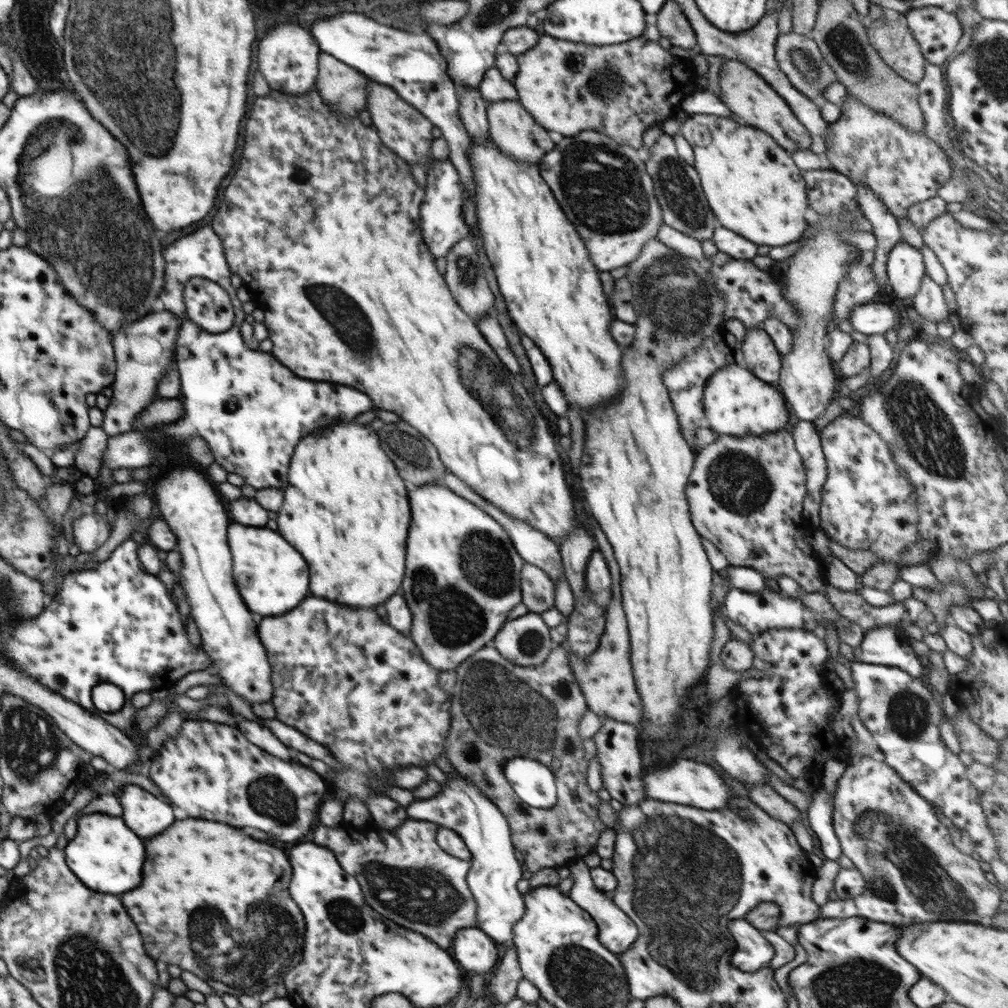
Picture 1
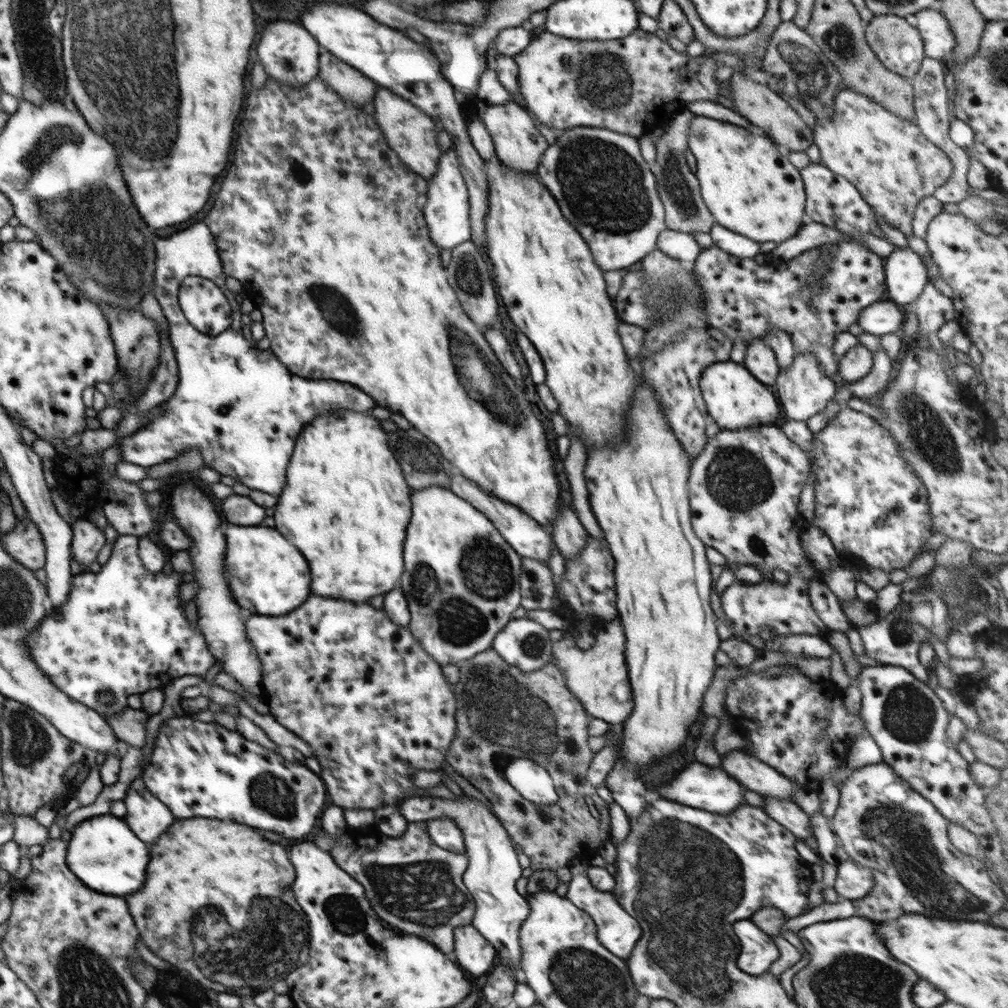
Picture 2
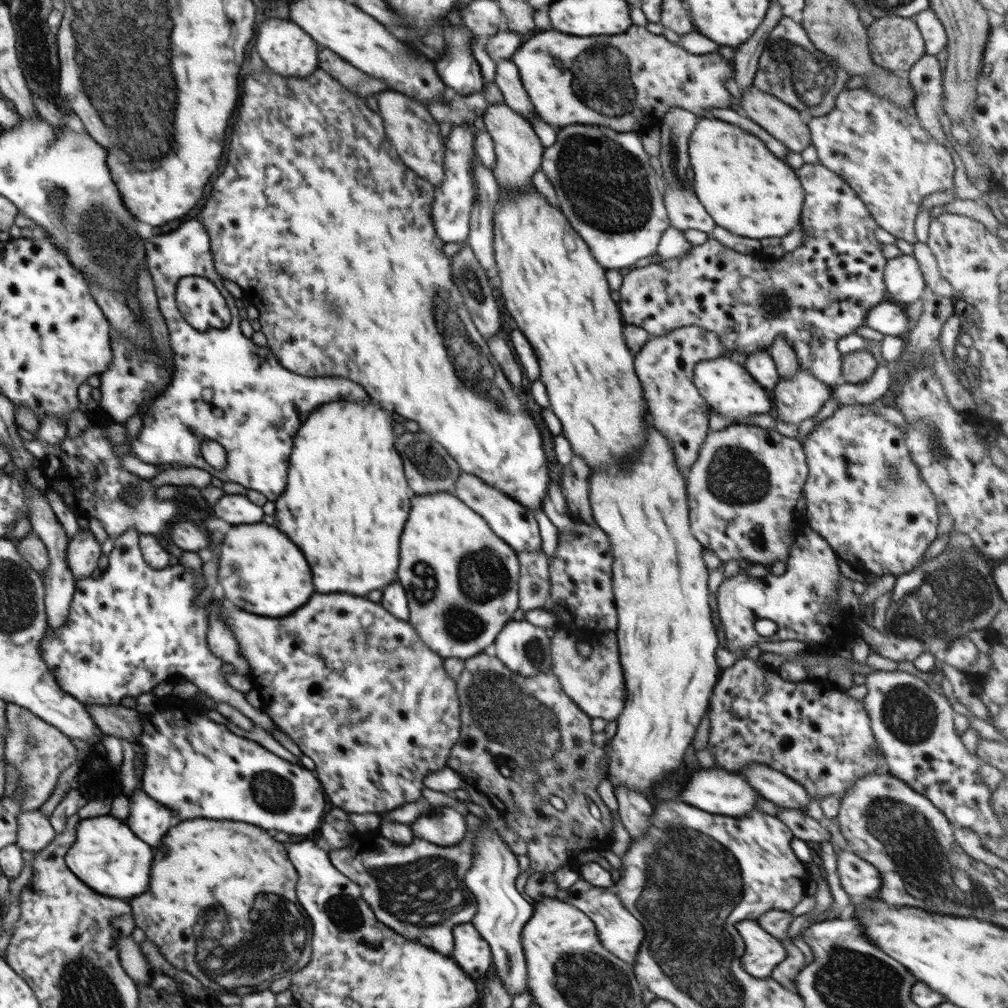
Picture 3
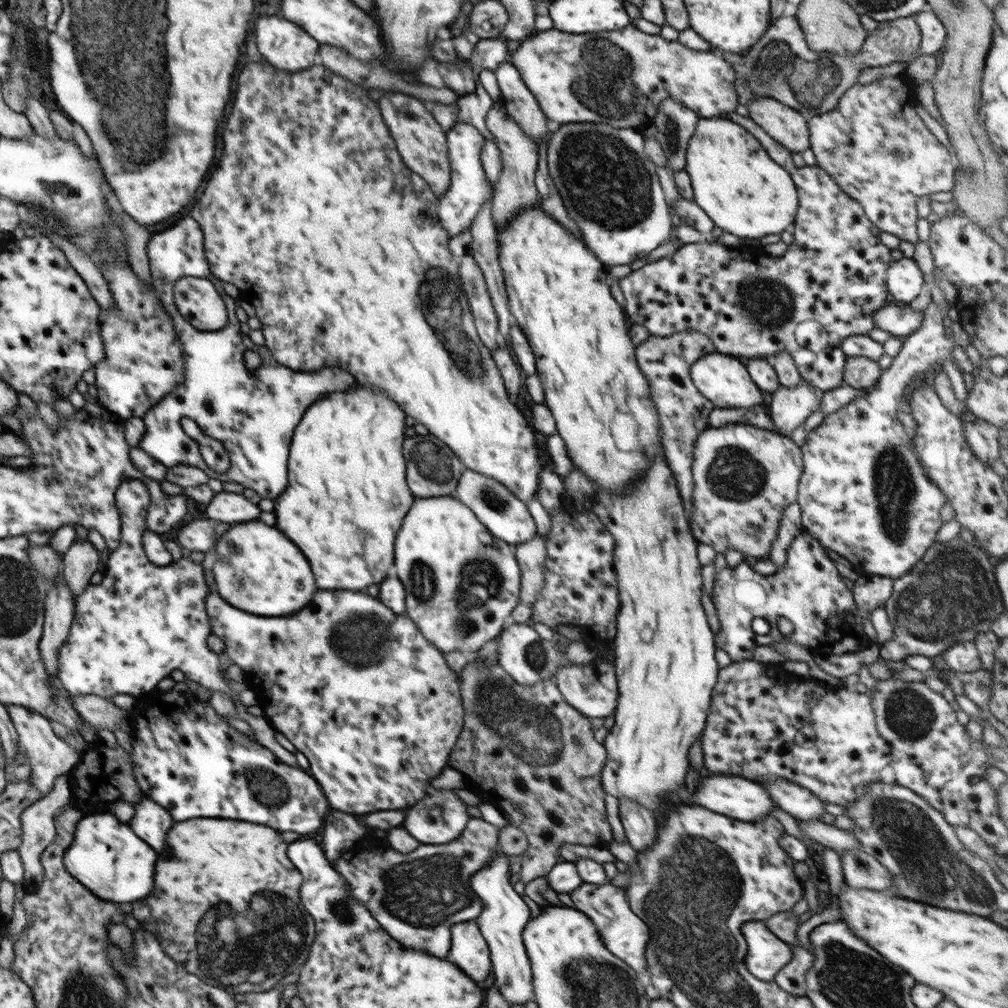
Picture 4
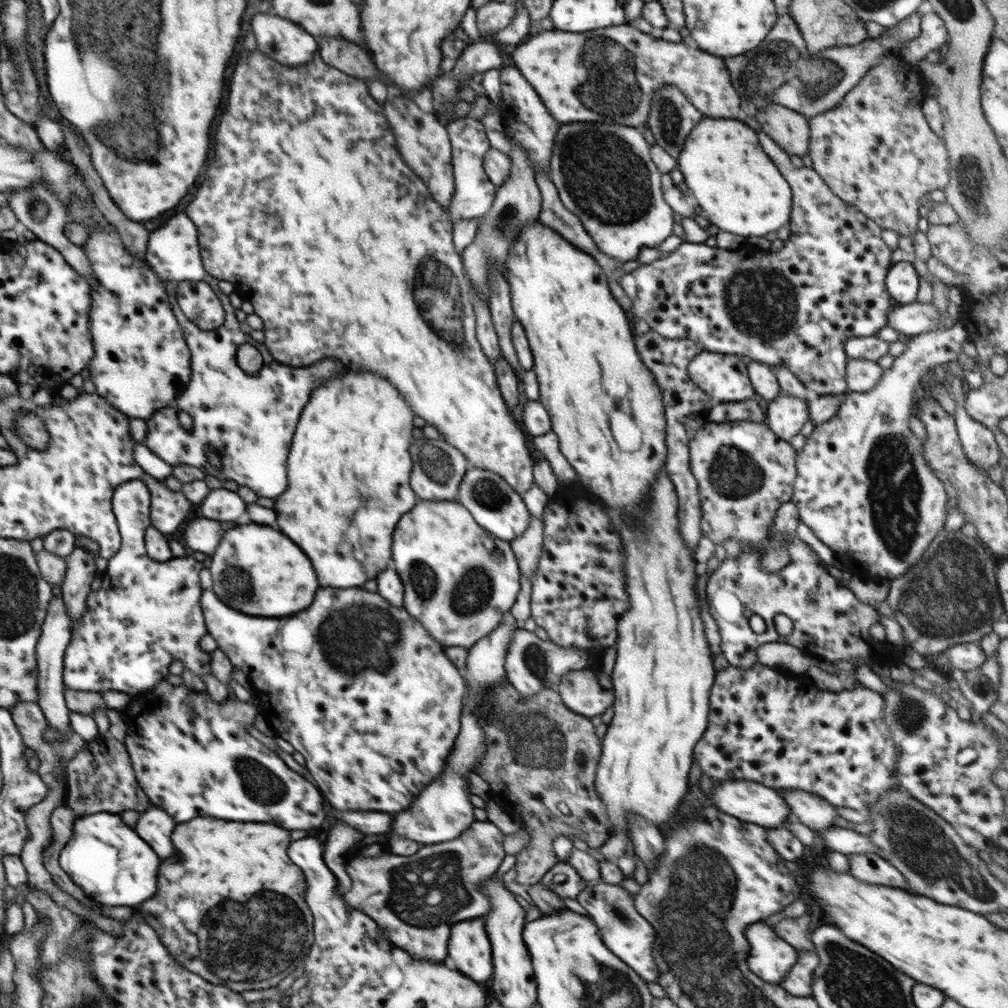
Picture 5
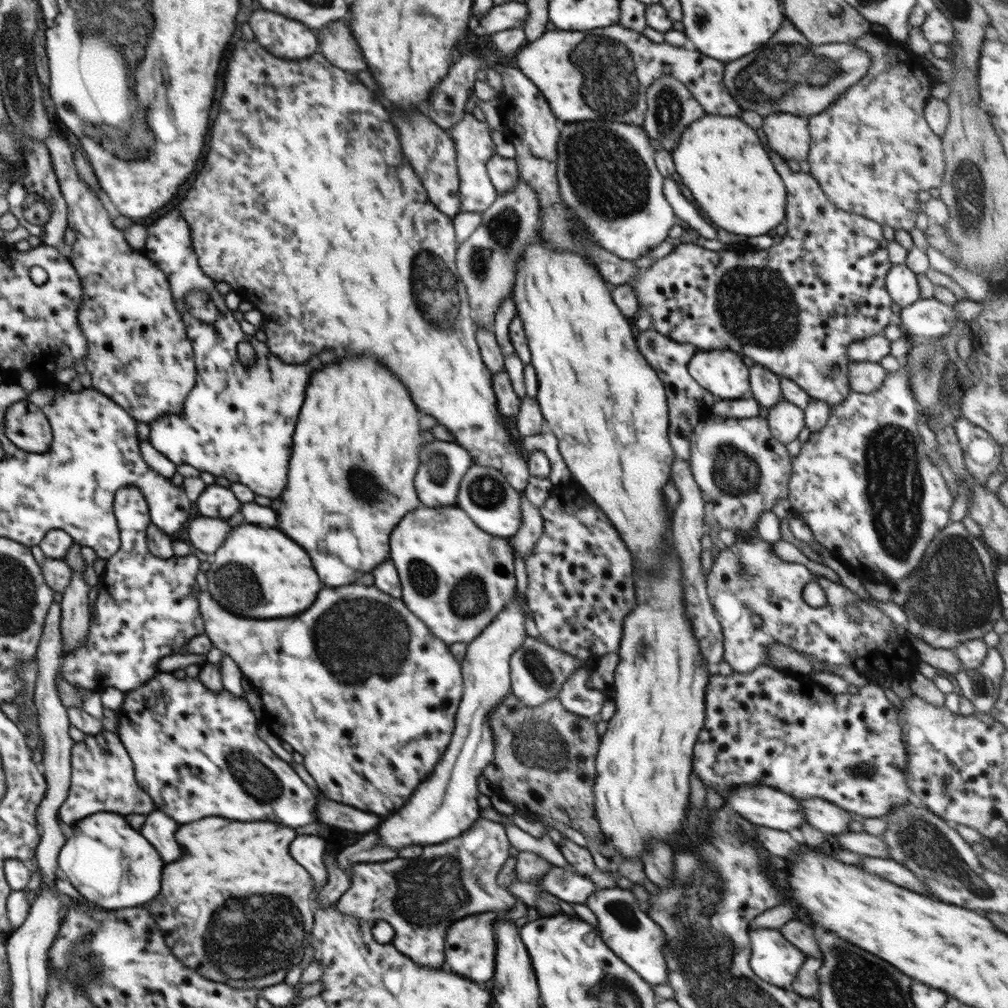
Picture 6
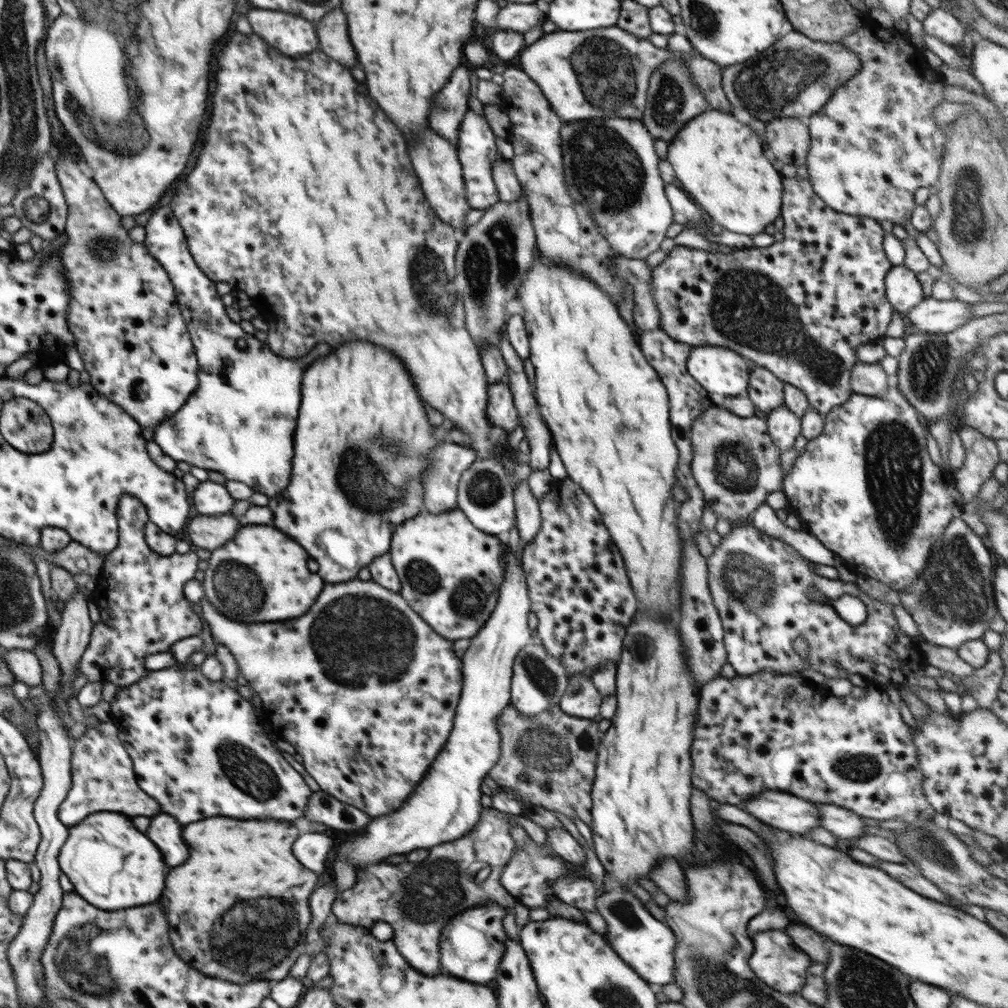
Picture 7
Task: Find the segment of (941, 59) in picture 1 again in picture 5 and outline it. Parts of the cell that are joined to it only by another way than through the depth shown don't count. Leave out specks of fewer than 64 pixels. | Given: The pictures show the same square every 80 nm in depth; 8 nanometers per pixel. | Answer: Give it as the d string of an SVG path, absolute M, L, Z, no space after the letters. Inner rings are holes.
M934 12L922 14L921 33L913 44L906 44L901 50L901 60L917 65L919 59L927 54L945 48L949 41L948 31L944 21Z

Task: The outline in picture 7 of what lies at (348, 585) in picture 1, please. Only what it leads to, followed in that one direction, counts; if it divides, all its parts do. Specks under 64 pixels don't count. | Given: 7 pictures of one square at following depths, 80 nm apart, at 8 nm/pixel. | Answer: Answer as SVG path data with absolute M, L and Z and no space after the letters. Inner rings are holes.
M352 342L352 344L346 344L346 346L340 346L338 350L334 350L336 354L327 354L324 358L318 359L304 371L302 379L302 398L300 405L300 416L298 416L298 428L294 432L294 456L292 459L292 476L290 476L290 486L288 490L284 490L283 493L277 494L274 498L271 498L268 504L268 508L274 512L274 526L278 530L282 530L284 534L288 534L292 540L296 540L300 546L304 546L306 550L332 550L332 542L336 544L336 536L328 536L328 542L324 540L324 534L326 530L328 532L338 532L338 536L342 534L344 536L344 542L338 542L338 544L344 544L342 546L342 552L308 552L318 564L320 564L320 576L326 580L326 582L332 582L332 584L338 584L338 582L348 582L352 578L358 576L358 572L372 564L372 560L376 556L382 556L390 550L390 540L392 540L392 534L396 530L398 524L402 524L406 518L414 518L422 508L424 508L424 486L421 485L421 474L427 467L427 454L440 442L436 441L432 437L432 430L436 427L432 427L428 423L426 418L426 406L421 401L418 391L414 386L413 380L409 375L409 372L405 369L404 363L394 356L390 356L388 352L372 346L372 344L364 344L362 342ZM286 496L286 498L285 498ZM390 498L390 502L388 502ZM305 506L308 506L312 512L305 512ZM308 514L308 516L305 516ZM296 518L312 518L312 520L296 520ZM292 534L298 534L298 536L292 536ZM332 538L332 540L330 540ZM330 544L330 546L328 546Z

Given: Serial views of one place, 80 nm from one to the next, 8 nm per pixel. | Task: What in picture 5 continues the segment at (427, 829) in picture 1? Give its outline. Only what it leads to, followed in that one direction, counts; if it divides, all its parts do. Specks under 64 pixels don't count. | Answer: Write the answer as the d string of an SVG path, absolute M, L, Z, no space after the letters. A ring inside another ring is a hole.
M475 820L458 838L436 845L422 845L412 856L398 856L385 851L383 854L380 853L378 858L370 858L352 854L352 851L348 850L350 854L343 857L343 865L351 878L351 889L343 897L349 907L362 911L375 920L398 948L409 952L414 958L447 962L452 926L458 922L484 916L491 909L487 894L480 888L490 875L496 870L501 870L502 861L507 856L503 843L504 834L498 826L488 820Z

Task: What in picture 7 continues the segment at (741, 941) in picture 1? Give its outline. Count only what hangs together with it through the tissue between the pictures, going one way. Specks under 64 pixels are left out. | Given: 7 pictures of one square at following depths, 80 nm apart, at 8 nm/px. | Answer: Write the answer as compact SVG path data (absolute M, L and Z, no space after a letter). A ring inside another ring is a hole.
M778 930L759 931L758 934L752 934L750 937L753 942L753 953L749 958L749 965L754 974L766 985L782 994L800 993L807 980L808 966L812 964L808 954L796 946L790 936Z

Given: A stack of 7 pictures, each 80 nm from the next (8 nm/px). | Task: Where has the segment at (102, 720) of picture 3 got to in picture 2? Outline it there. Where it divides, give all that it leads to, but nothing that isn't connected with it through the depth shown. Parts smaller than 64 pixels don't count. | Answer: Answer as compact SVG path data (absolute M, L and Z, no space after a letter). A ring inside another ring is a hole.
M126 709L113 716L104 716L116 736L129 747L143 747L146 744L146 723L150 715L143 709Z

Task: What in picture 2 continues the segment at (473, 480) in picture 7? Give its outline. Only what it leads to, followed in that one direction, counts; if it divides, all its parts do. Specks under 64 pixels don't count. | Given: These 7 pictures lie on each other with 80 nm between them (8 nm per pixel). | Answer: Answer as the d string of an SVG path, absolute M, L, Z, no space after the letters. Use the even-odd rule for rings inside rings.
M452 473L449 478L448 488L469 502L473 507L476 507L488 520L500 531L500 534L506 539L506 542L521 556L533 558L533 560L543 561L544 565L548 565L550 552L552 552L553 535L545 532L542 525L536 520L530 518L525 512L520 509L488 494L482 490L473 480L469 480L465 476L457 473Z

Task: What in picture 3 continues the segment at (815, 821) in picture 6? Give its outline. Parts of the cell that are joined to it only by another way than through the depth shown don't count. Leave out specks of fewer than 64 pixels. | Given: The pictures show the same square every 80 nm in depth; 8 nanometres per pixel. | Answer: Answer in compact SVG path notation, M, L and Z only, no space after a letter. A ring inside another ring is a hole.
M748 765L740 774L754 790L771 800L778 807L805 811L810 796L806 789L789 776L770 768L768 765Z

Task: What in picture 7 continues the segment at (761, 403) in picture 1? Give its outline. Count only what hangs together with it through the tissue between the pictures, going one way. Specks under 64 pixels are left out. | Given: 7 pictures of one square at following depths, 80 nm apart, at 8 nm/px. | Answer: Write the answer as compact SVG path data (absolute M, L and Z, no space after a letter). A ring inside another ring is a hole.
M693 346L687 372L708 392L722 396L743 396L749 385L748 362L733 350L721 346Z

